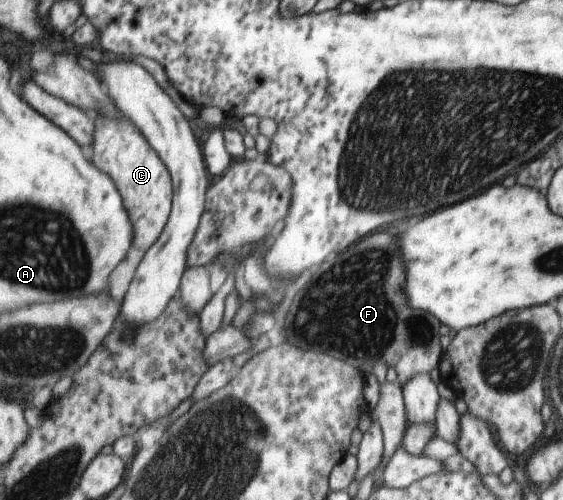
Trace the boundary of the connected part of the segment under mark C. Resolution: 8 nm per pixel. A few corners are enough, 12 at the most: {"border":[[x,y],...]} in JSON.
{"border":[[123,114],[95,118],[93,159],[147,251],[173,213],[170,170]]}

